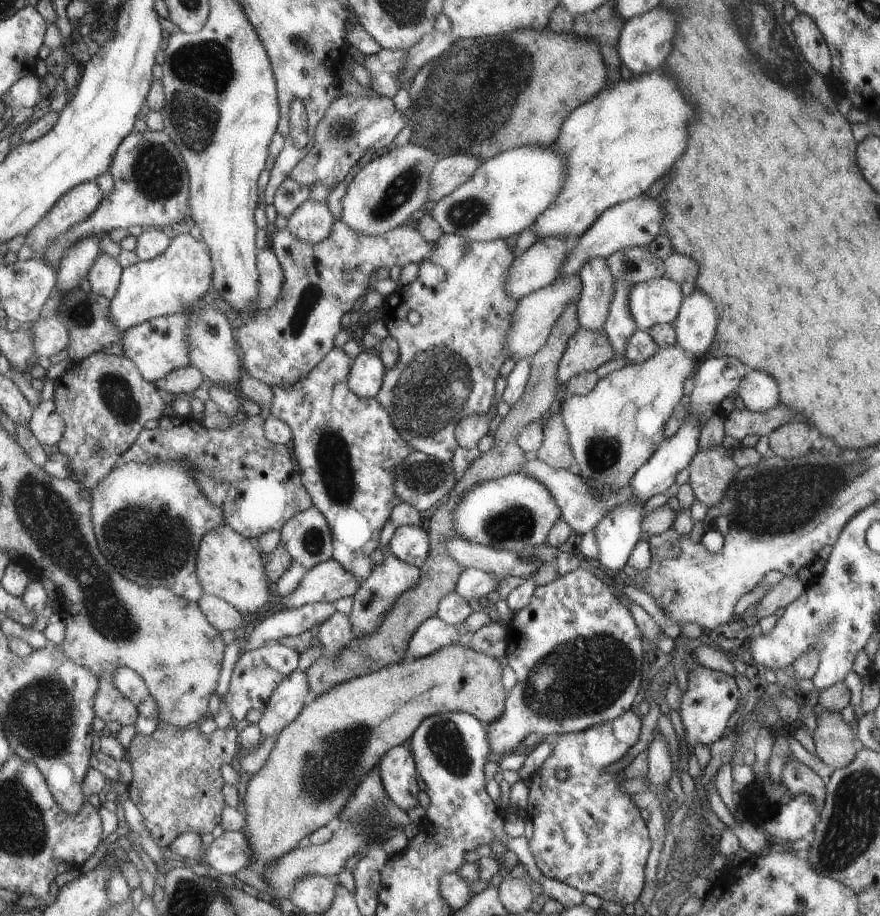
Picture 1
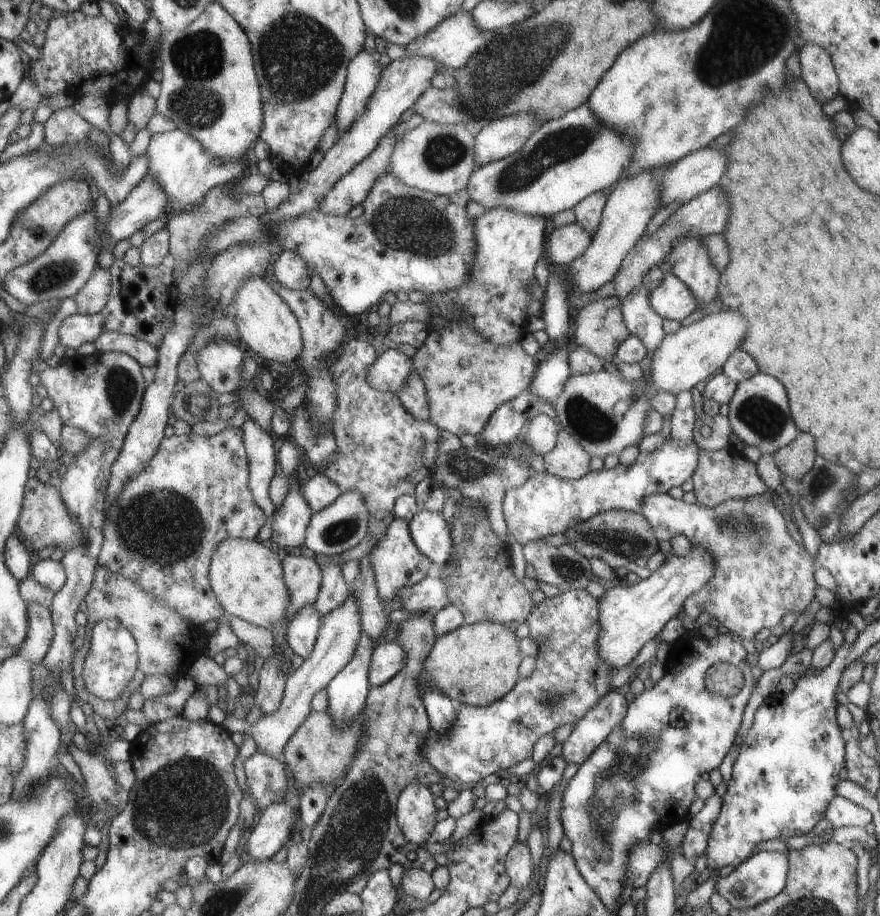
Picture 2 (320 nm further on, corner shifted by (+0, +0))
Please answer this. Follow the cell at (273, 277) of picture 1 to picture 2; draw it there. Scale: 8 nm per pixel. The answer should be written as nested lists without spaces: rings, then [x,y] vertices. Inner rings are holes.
[[[284,250],[279,254],[272,271],[279,283],[289,289],[301,291],[309,289],[311,284],[311,276],[307,268],[308,265],[299,254]]]

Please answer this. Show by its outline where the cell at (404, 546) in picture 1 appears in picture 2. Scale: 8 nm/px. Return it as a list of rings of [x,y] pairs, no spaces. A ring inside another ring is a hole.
[[[420,511],[409,521],[409,532],[421,554],[429,558],[436,567],[449,562],[454,540],[451,540],[451,526],[447,524],[443,512]]]

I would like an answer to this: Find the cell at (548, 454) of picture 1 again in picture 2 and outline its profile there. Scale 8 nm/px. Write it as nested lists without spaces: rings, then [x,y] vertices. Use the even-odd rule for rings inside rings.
[[[565,431],[557,434],[556,447],[542,457],[545,471],[561,479],[578,480],[590,472],[590,457]]]

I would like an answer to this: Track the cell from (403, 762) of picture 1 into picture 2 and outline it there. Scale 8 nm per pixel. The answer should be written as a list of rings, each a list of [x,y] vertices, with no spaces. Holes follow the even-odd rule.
[[[417,780],[409,784],[398,802],[398,820],[405,836],[415,845],[424,846],[437,826],[437,804],[429,785]]]

